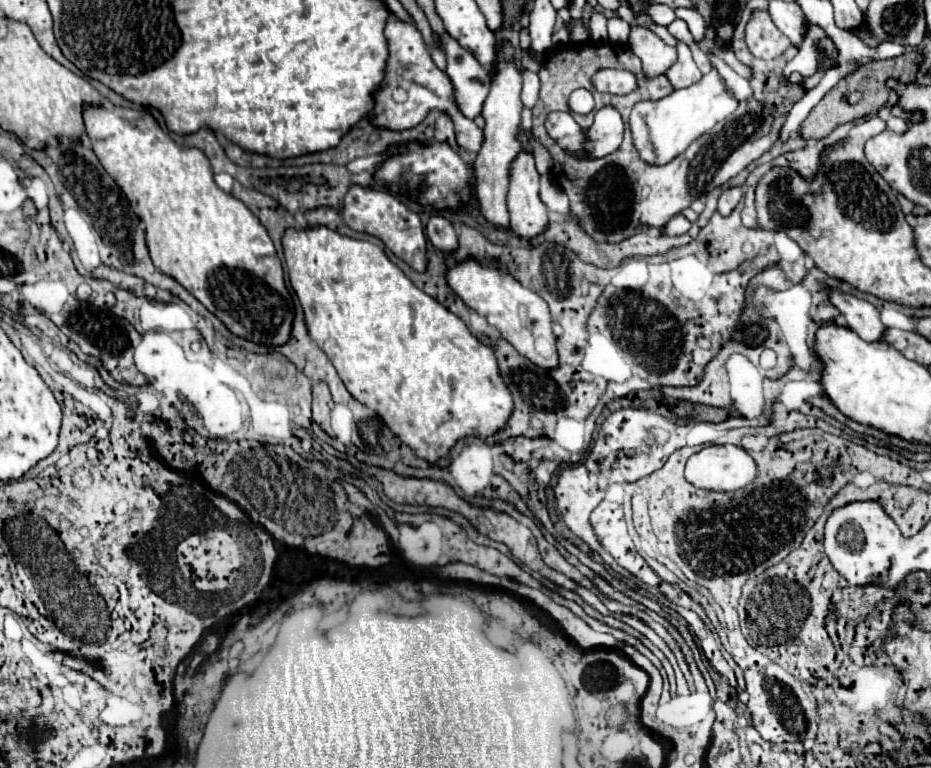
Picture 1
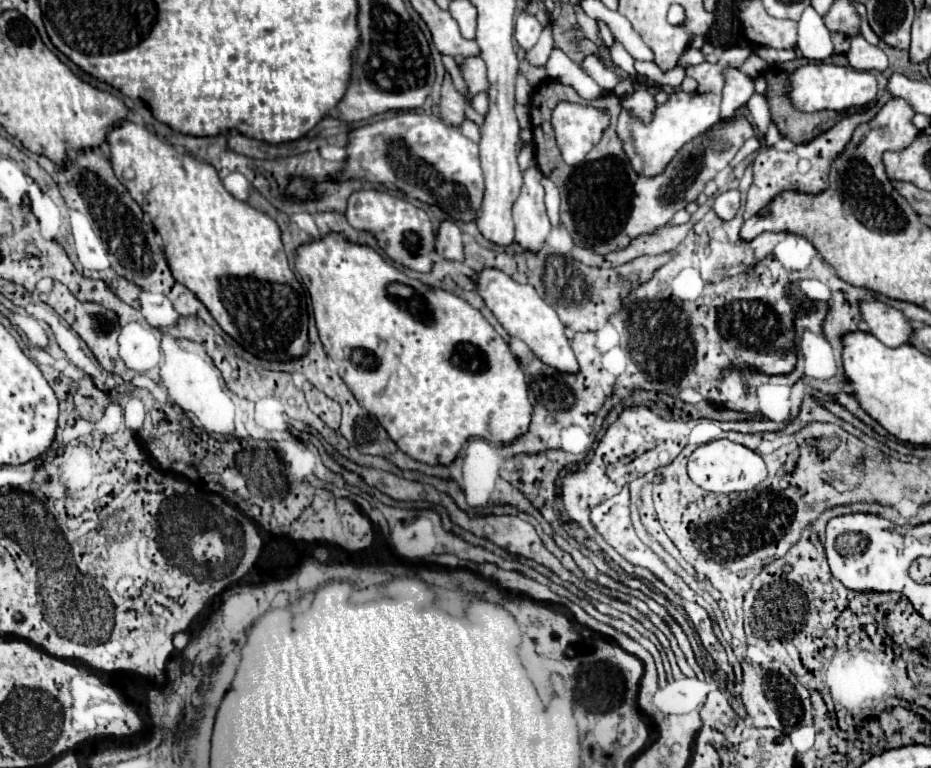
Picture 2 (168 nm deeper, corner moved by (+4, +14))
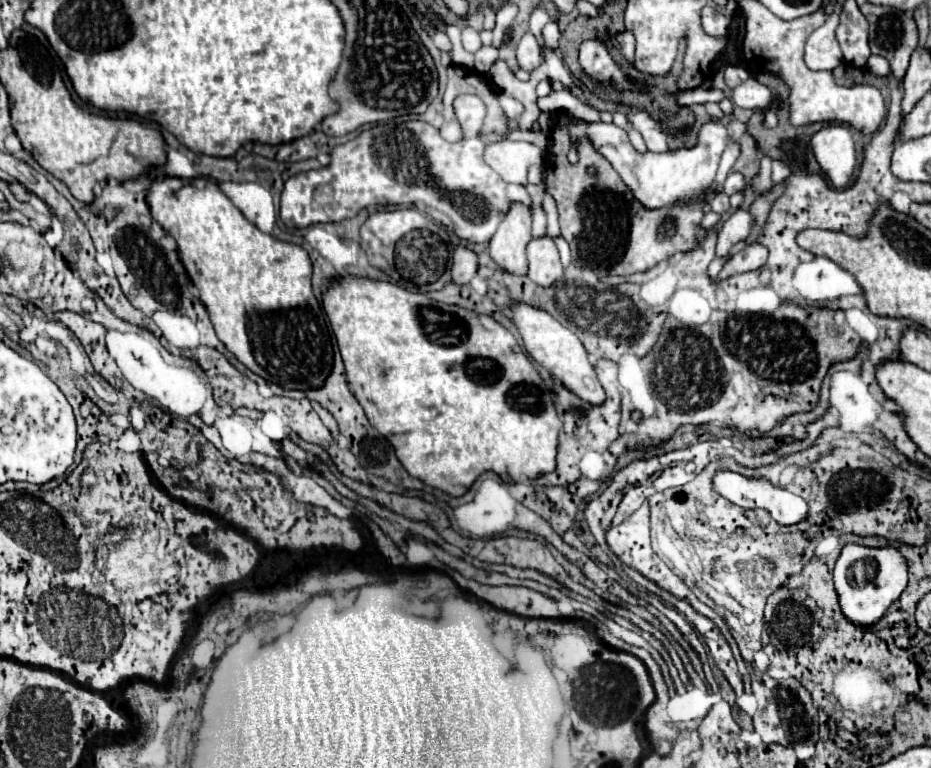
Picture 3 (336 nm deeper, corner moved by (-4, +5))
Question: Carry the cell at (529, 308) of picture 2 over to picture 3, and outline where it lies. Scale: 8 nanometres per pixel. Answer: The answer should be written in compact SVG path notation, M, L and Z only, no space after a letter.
M514 301L510 305L510 313L512 313L512 323L518 329L528 355L536 363L546 367L556 379L560 379L564 383L566 389L570 389L580 399L590 401L590 403L602 403L604 401L604 391L602 391L600 381L596 379L592 363L588 361L588 353L582 347L580 339L568 327L564 327L560 321L556 321L544 309L532 307L532 305L524 303L524 301Z

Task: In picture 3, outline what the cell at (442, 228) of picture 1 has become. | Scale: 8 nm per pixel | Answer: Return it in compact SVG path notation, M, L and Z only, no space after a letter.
M458 245L454 249L454 255L452 255L452 265L450 265L450 273L452 273L452 281L454 283L468 283L474 275L476 275L476 269L478 269L478 259L476 259L476 253L464 245Z

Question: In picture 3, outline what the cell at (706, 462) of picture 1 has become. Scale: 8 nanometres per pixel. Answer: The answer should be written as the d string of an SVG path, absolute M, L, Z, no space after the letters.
M718 469L712 477L712 487L718 495L722 495L724 499L732 501L734 505L740 505L744 509L754 509L754 507L762 507L766 511L772 513L772 517L782 523L782 525L792 525L792 523L798 523L798 521L804 521L806 519L806 501L782 487L776 487L772 485L766 477L746 477L742 473L736 473L736 471L730 471L730 469Z

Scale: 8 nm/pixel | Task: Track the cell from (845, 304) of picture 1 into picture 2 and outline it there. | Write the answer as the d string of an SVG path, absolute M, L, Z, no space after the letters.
M864 302L862 316L868 322L868 330L886 346L910 344L914 328L900 310L884 302Z

